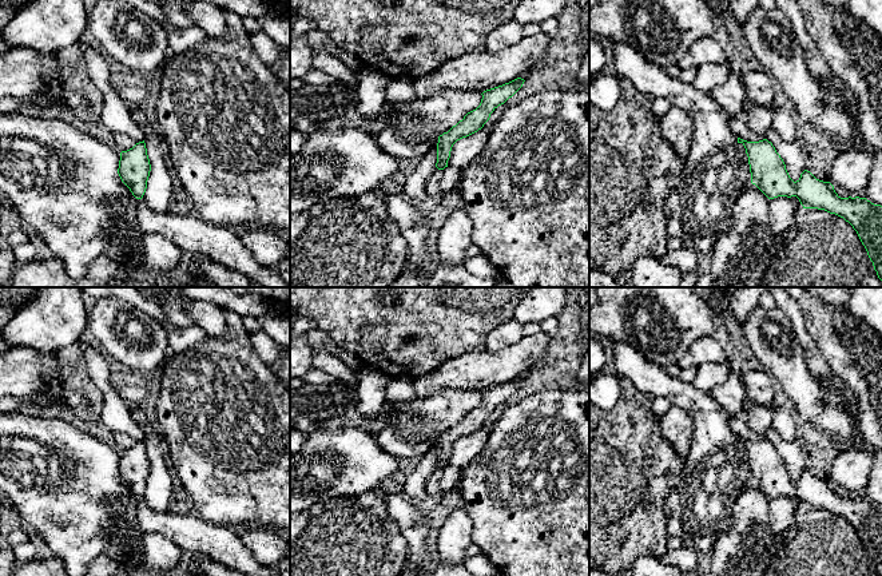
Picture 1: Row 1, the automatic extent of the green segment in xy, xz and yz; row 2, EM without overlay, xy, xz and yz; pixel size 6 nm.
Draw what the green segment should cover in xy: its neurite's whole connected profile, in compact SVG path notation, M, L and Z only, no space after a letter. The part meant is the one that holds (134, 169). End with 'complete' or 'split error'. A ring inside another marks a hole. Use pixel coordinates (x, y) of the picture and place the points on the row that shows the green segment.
M144 140L120 152L118 174L136 199L142 199L146 192L150 171L151 164Z; complete

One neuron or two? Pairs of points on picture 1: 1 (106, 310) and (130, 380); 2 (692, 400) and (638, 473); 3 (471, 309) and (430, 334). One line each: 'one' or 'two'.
1: two
2: two
3: one

